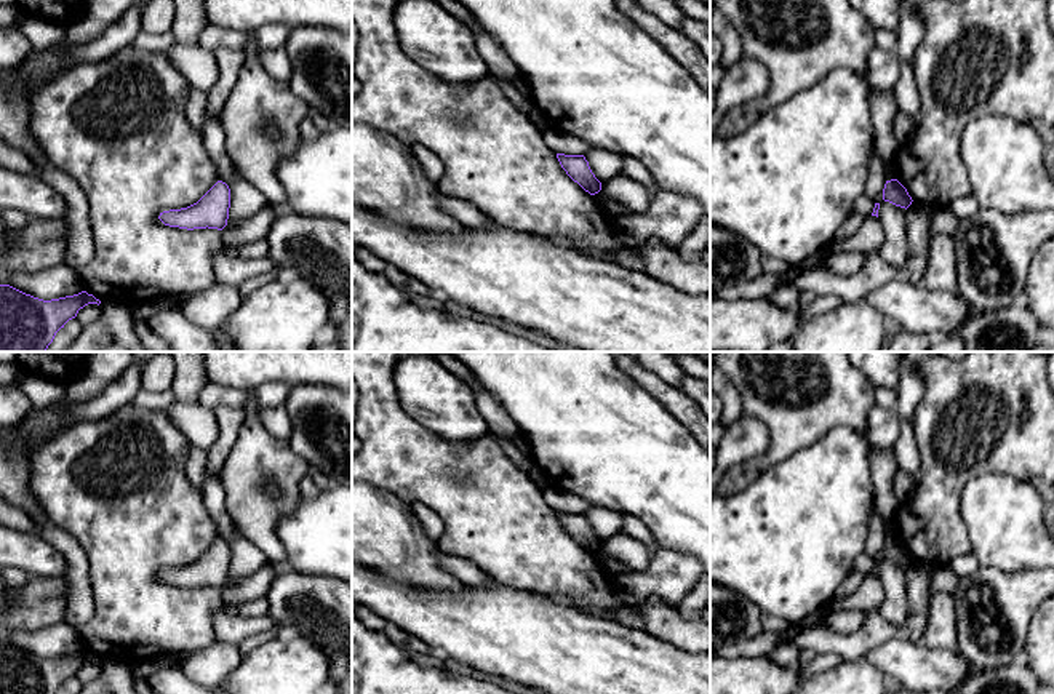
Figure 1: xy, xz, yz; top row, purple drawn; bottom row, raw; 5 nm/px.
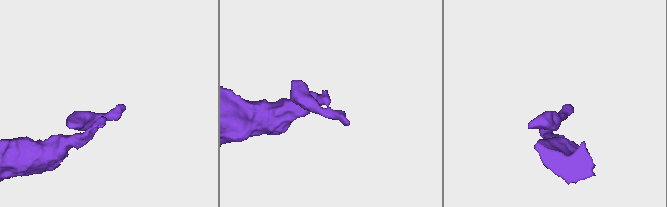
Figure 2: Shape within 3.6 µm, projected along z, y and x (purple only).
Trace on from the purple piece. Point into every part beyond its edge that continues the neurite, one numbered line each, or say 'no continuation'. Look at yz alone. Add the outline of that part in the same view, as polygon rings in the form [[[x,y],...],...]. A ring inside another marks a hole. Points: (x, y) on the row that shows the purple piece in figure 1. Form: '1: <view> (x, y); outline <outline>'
no continuation

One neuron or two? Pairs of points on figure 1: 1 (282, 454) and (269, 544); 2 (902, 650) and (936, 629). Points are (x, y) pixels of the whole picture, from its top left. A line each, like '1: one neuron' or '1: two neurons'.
1: one neuron
2: two neurons

